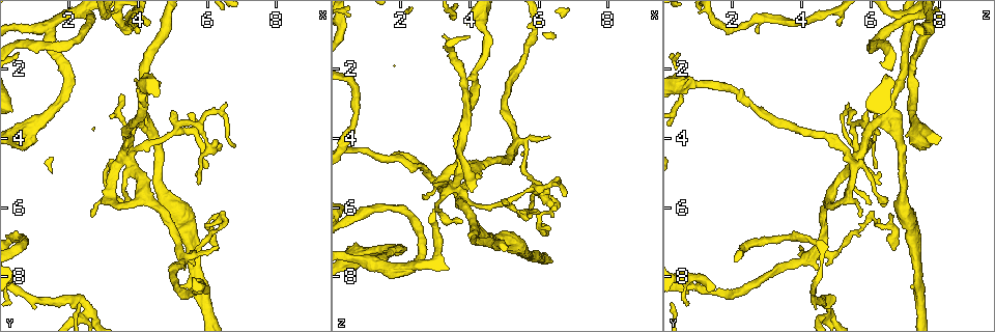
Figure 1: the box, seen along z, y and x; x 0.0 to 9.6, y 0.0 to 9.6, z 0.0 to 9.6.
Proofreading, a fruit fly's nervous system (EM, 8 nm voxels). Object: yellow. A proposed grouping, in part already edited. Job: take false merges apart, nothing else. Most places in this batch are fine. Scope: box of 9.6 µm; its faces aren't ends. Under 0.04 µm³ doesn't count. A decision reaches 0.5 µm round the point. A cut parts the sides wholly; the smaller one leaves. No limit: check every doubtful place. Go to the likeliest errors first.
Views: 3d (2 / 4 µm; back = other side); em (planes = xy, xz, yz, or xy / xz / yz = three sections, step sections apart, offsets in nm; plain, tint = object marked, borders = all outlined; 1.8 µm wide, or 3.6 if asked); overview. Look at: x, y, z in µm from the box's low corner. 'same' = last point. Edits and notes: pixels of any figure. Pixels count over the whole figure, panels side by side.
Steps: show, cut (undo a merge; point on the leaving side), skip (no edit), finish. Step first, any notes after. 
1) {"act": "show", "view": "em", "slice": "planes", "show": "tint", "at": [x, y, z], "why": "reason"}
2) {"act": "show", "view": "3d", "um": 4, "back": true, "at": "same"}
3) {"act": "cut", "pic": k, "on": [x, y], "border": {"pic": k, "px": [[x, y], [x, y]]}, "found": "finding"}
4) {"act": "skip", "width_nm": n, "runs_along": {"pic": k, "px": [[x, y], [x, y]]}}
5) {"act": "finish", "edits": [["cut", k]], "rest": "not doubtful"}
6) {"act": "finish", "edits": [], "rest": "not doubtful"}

{"act": "show", "view": "em", "um": 3.6, "slice": "planes", "show": "plain", "at": [3.75, 4.55, 5.60], "why": "abrupt turn"}

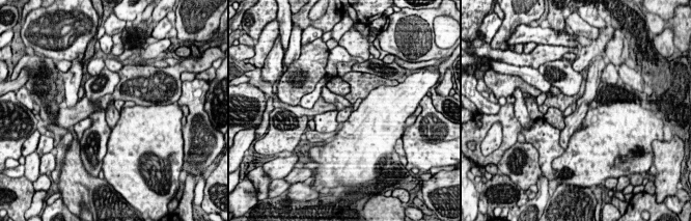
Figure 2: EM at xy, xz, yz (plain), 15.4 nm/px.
{"act": "show", "view": "em", "um": 3.6, "slice": "planes", "show": "tint", "at": "same", "why": "with the object marked"}

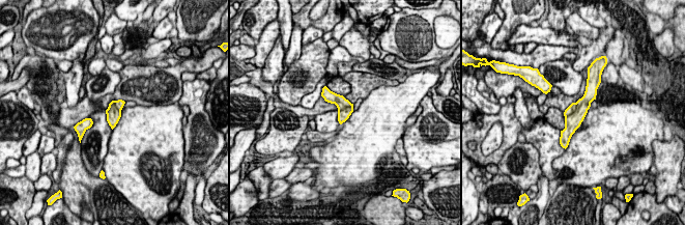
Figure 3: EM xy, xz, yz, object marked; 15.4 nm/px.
{"act": "skip", "runs_along": {"pic": 3, "px": [[593, 86], [564, 137]]}, "found": "all the same neuron"}

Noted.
{"act": "show", "view": "em", "slice": "planes", "show": "plain", "at": [5.40, 7.50, 4.10], "why": "three arms meet"}

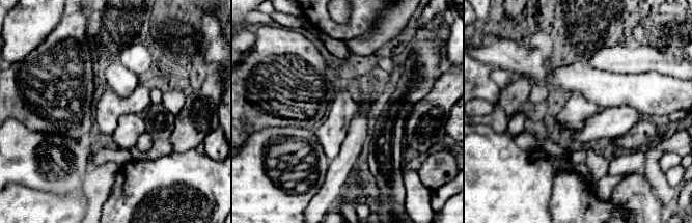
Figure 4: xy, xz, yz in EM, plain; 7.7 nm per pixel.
{"act": "show", "view": "em", "slice": "planes", "show": "tint", "at": "same", "why": "with the object marked"}

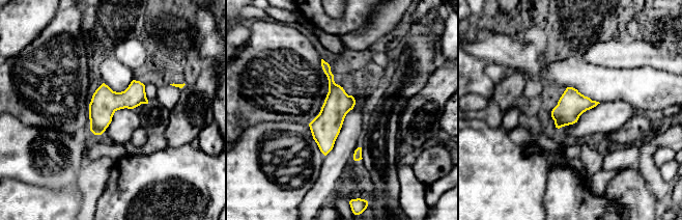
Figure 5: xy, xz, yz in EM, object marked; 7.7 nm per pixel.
{"act": "skip", "width_nm": 220, "runs_along": {"pic": 5, "px": [[324, 64], [333, 86], [325, 150]]}, "found": "continuous, no second neuron"}

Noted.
{"act": "show", "view": "em", "slice": "xy", "step": 4, "show": "tint", "at": [1.40, 0.85, 7.60], "why": "sharp bend"}

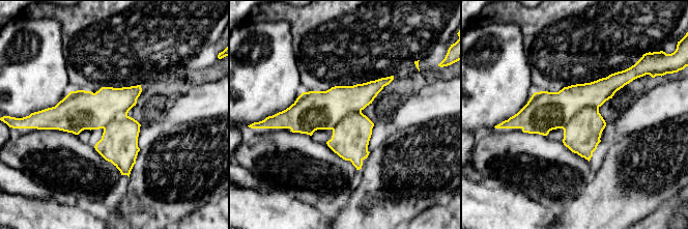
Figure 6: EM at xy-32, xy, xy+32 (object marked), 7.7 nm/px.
{"act": "show", "view": "em", "slice": "planes", "show": "tint", "at": "same", "why": "cut it another way"}

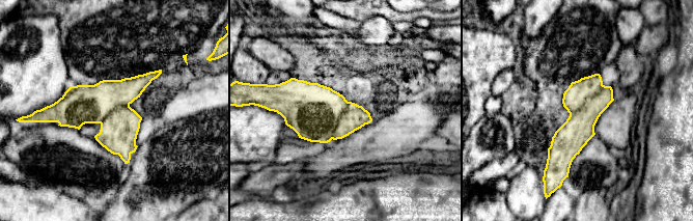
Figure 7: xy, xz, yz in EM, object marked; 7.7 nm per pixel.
{"act": "skip", "width_nm": 320, "runs_along": {"pic": 7, "px": [[157, 73], [107, 103], [51, 115]]}, "found": "all the same neuron"}

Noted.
{"act": "show", "view": "em", "slice": "xy", "step": 4, "show": "tint", "at": [2.45, 8.80, 4.80], "why": "calibre changes"}

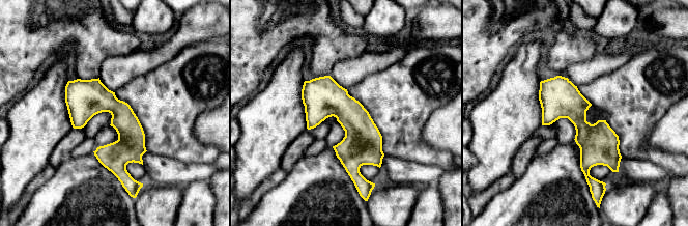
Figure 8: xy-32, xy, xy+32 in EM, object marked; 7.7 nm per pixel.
{"act": "skip", "runs_along": {"pic": 8, "px": [[543, 83], [614, 164]]}, "found": "continuous, no second neuron"}

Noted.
{"act": "show", "view": "em", "slice": "yz", "step": 8, "show": "tint", "at": [4.30, 3.75, 6.70], "why": "arms part here"}

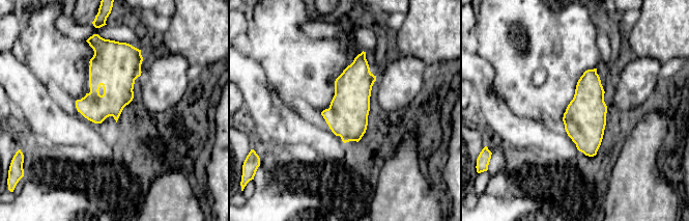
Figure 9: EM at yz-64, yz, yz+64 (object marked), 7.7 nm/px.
{"act": "show", "view": "em", "slice": "planes", "show": "tint", "at": "same", "why": "another direction"}

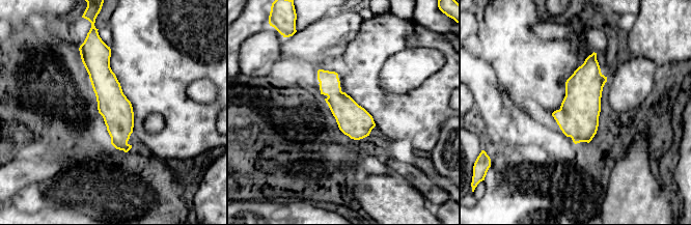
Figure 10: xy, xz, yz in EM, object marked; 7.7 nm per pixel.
{"act": "skip", "found": "all the same neuron"}

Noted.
{"act": "finish", "edits": [], "rest": "not doubtful"}

